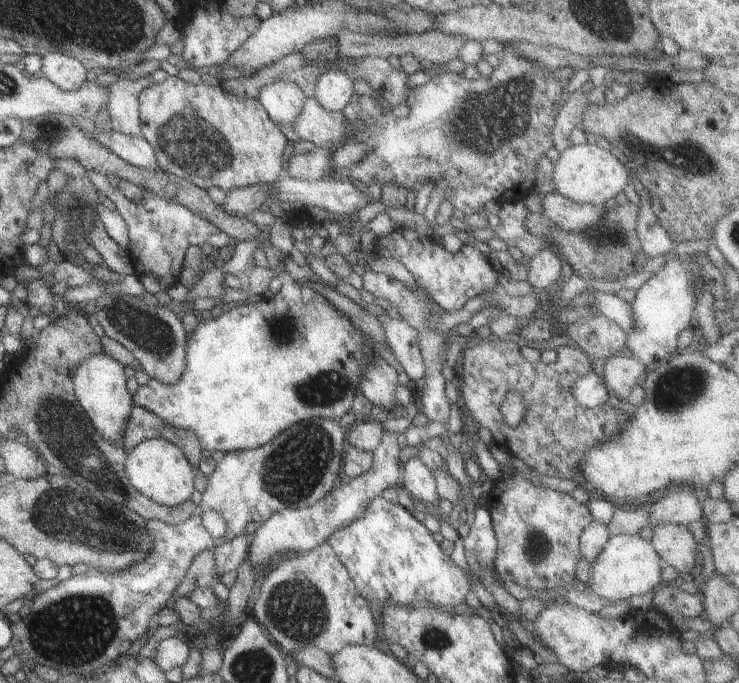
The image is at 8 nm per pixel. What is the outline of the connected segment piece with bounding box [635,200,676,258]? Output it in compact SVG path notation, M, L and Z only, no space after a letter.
M649 200L642 201L638 208L635 232L645 255L648 258L659 257L672 250L676 243L659 224L660 220L652 211Z

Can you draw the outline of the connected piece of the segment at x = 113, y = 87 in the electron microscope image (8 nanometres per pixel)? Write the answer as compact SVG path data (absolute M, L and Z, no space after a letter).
M118 80L106 85L107 102L105 108L109 113L109 120L114 131L129 136L140 136L141 121L139 118L139 104L136 96L140 95L138 82Z

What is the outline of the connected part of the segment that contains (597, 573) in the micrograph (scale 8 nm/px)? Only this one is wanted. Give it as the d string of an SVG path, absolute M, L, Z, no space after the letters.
M639 534L611 536L600 555L590 563L592 568L587 590L610 603L645 595L663 584L660 577L660 570L663 568L660 556L651 546L651 542L642 539Z

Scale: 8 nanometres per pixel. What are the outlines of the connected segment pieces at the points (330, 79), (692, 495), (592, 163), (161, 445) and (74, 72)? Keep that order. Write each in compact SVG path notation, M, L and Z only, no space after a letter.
M330 68L318 78L313 96L325 110L341 112L355 95L353 79L345 71Z
M671 488L656 504L648 505L650 510L650 525L655 523L677 523L689 525L695 521L704 520L701 508L701 494L692 488Z
M588 143L571 145L560 153L560 158L553 166L552 180L556 187L555 192L576 203L604 205L630 184L626 165L622 164L612 152L599 148L599 146L591 146Z
M162 438L140 442L128 453L124 473L130 485L145 498L160 505L177 506L188 501L195 491L197 469L184 457L183 451Z
M50 52L41 58L41 68L36 76L46 78L62 91L76 91L86 80L88 70L70 56Z

